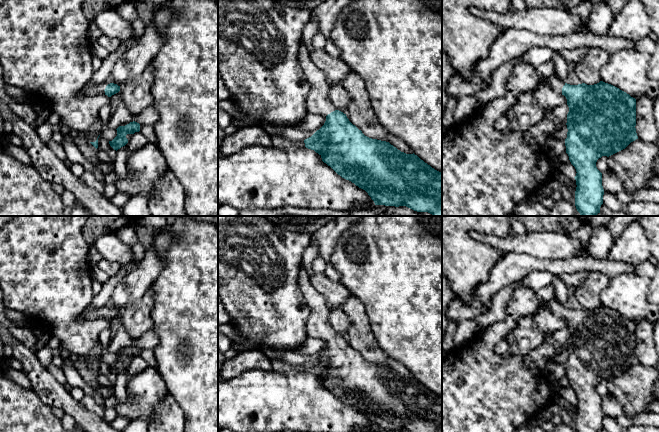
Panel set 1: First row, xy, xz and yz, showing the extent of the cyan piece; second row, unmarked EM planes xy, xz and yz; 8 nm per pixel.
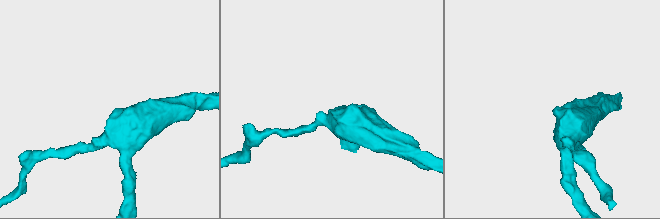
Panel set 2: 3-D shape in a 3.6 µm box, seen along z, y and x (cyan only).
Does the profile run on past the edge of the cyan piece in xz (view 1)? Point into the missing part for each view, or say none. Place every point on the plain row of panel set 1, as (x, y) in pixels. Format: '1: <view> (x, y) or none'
1: xz (318, 326)

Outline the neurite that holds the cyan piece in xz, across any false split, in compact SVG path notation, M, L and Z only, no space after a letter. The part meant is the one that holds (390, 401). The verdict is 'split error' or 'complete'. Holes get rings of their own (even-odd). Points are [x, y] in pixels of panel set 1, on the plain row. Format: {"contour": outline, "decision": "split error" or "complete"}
{"contour": "M302 265L298 276L301 292L312 309L312 314L307 323L307 336L326 341L324 349L311 361L304 364L305 371L318 377L322 385L330 390L342 402L351 405L359 412L365 414L375 429L406 430L408 432L442 432L442 397L432 392L417 379L401 376L389 366L372 363L365 360L361 354L353 349L346 338L337 334L330 326L327 302L310 282L310 275Z", "decision": "split error"}

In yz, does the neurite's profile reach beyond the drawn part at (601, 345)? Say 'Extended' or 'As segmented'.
Extended

